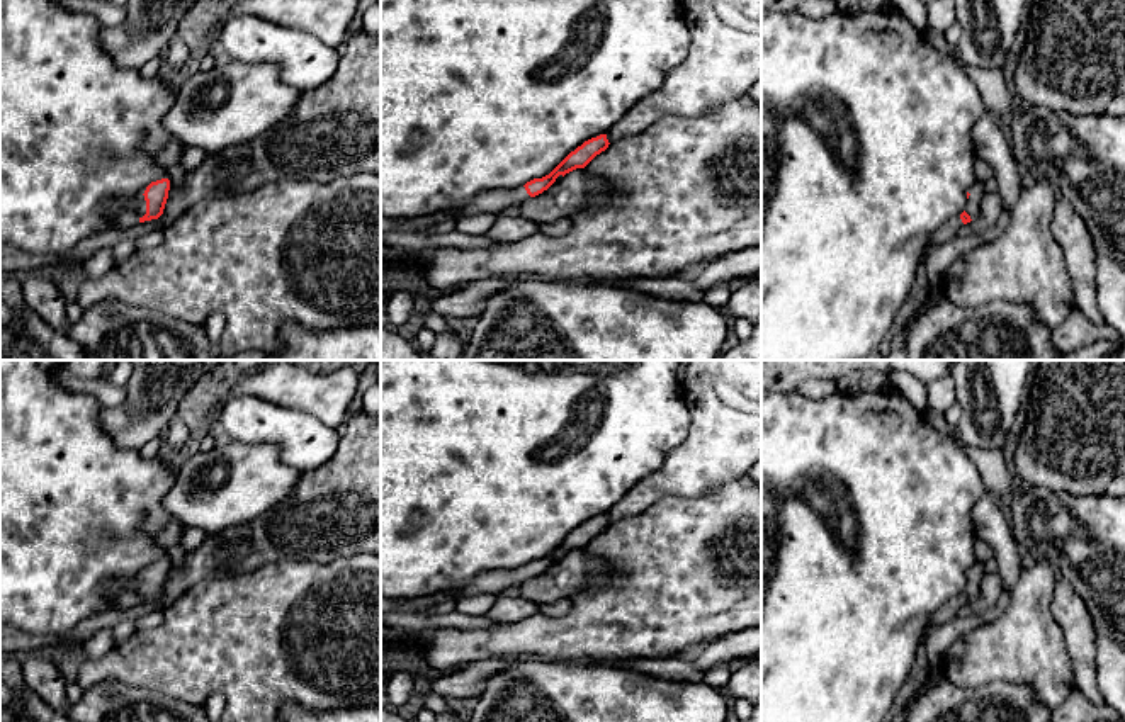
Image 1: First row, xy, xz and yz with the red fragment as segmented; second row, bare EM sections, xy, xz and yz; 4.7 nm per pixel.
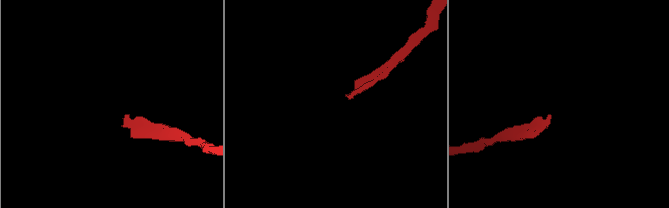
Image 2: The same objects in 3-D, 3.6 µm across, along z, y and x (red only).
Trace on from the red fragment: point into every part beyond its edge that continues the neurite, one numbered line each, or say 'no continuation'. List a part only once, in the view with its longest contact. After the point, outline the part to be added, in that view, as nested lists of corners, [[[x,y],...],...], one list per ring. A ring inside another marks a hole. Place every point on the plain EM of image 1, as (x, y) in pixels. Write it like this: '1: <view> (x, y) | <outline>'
1: xy (130, 597) | [[[144,571],[138,576],[136,583],[131,583],[122,593],[116,596],[114,605],[117,608],[131,608],[138,605],[139,600],[146,595],[146,581],[143,576]]]

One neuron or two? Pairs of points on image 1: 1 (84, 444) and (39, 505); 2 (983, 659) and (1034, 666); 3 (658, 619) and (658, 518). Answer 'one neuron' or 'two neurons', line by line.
1: one neuron
2: one neuron
3: one neuron

